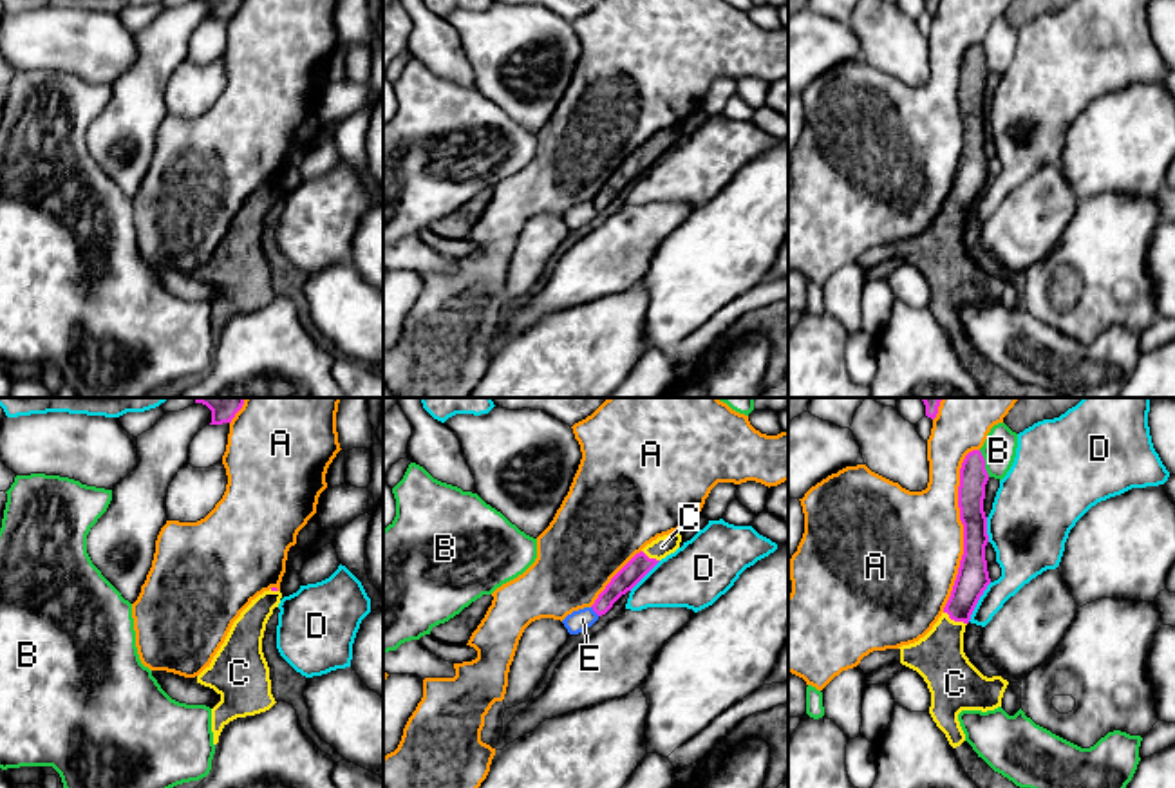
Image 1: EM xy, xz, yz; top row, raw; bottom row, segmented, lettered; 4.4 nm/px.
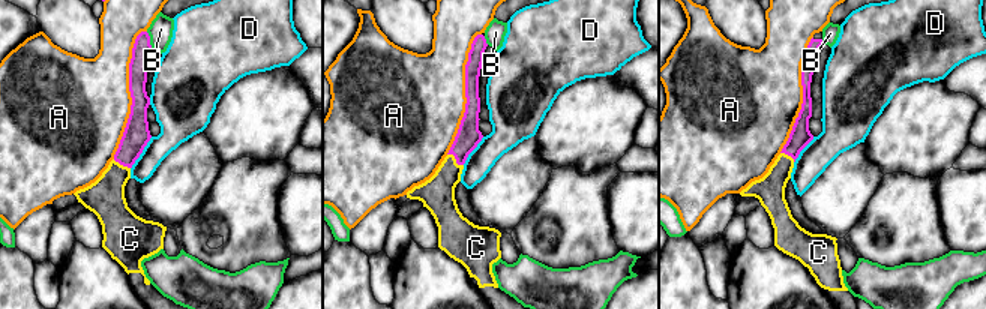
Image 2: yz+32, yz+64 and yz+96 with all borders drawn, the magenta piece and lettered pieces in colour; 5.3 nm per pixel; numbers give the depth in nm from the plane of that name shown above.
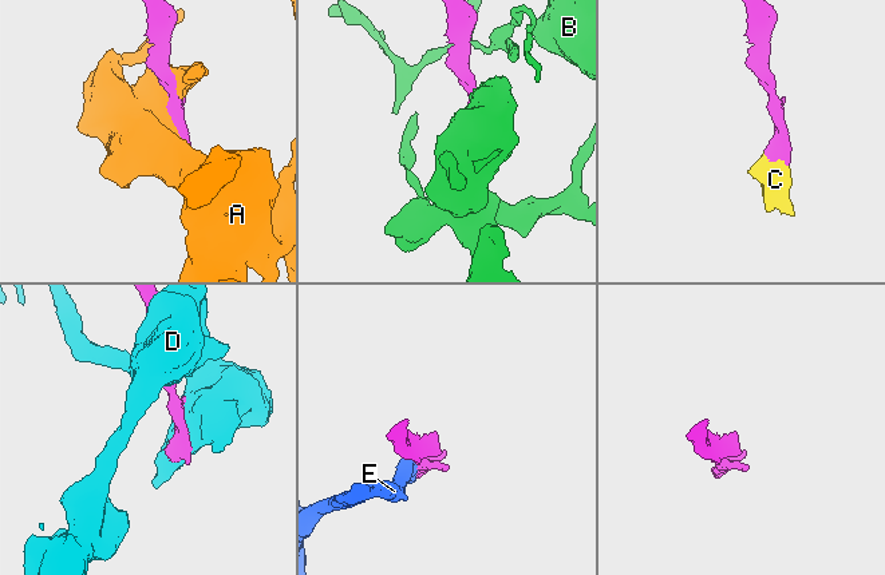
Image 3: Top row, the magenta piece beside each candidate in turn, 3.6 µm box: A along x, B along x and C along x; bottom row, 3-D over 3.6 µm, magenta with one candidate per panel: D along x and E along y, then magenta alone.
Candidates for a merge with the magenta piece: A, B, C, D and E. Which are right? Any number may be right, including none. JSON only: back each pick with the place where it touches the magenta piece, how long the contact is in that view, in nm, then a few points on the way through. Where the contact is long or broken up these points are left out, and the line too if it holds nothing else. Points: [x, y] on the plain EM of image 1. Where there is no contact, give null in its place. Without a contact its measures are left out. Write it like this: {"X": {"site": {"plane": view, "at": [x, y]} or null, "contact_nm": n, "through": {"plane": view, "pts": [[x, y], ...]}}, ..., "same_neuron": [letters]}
{"C": {"site": {"plane": "yz", "at": [955, 215]}, "contact_nm": 120}, "same_neuron": ["C"]}

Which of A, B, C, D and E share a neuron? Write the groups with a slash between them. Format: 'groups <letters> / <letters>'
groups A / B / C / D / E

